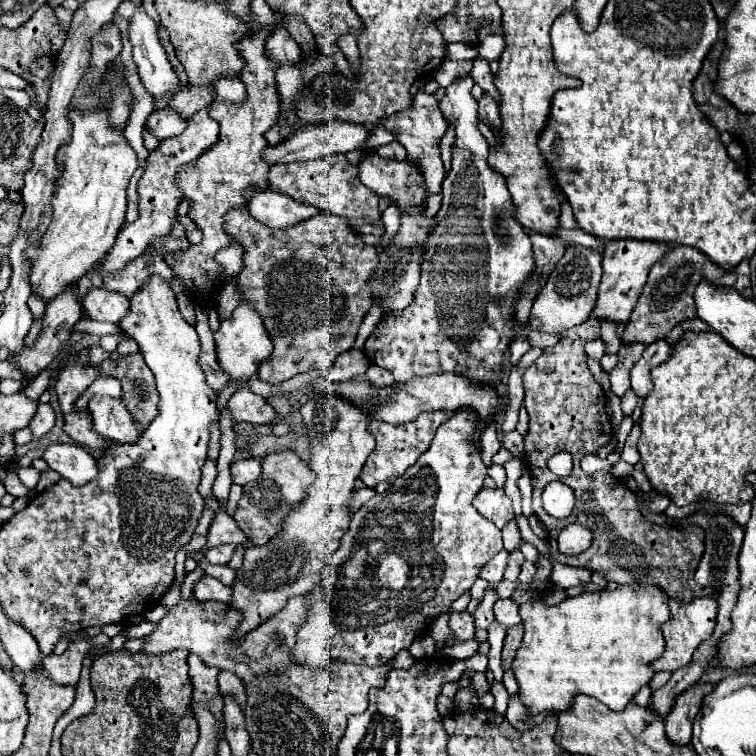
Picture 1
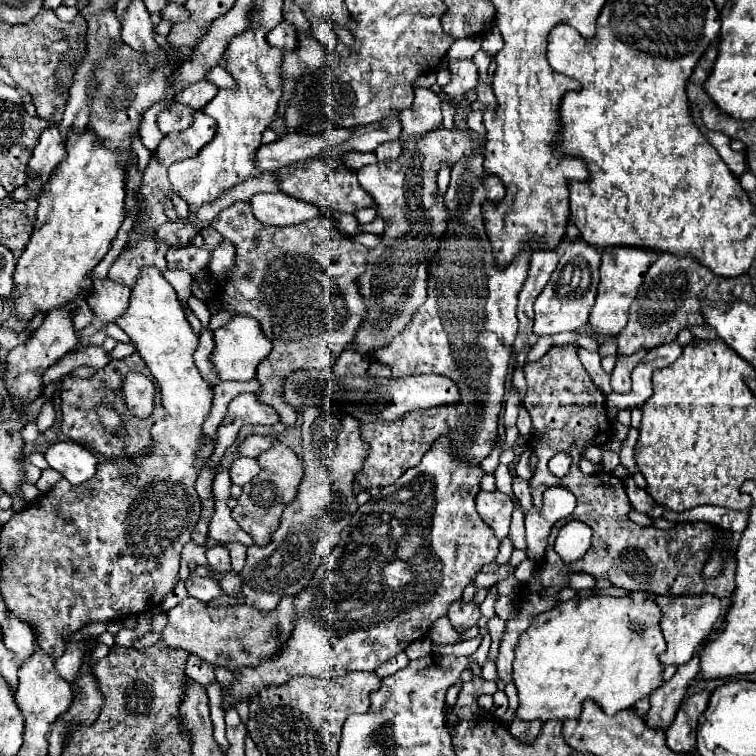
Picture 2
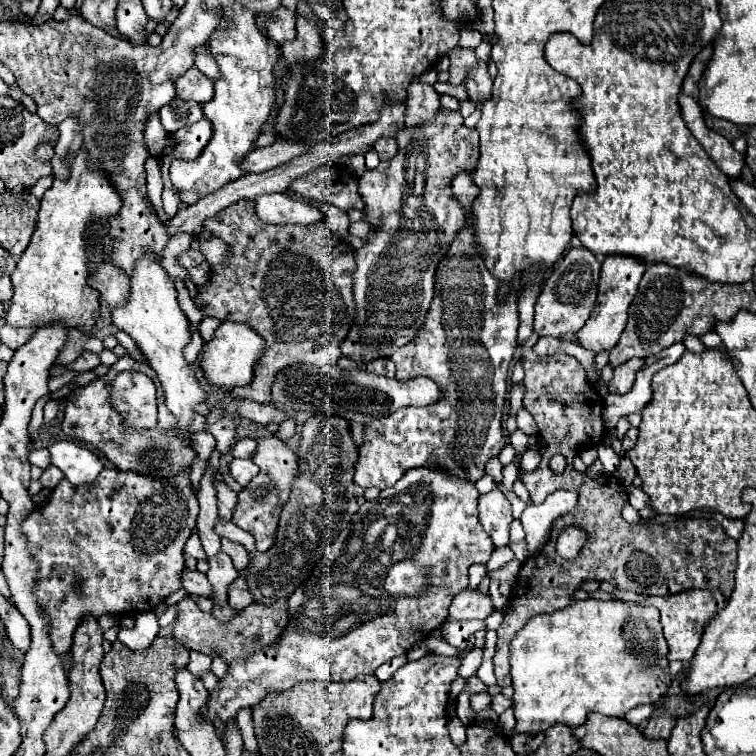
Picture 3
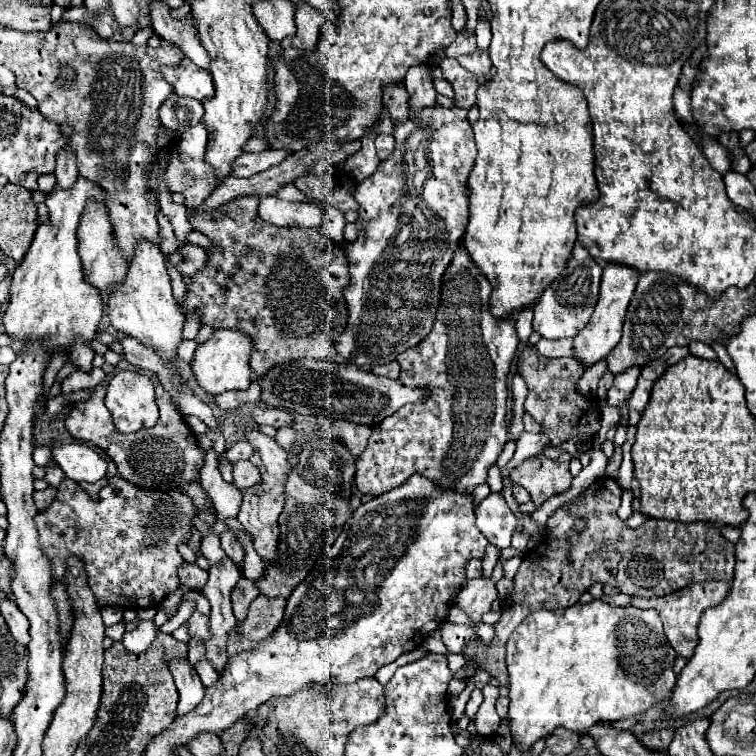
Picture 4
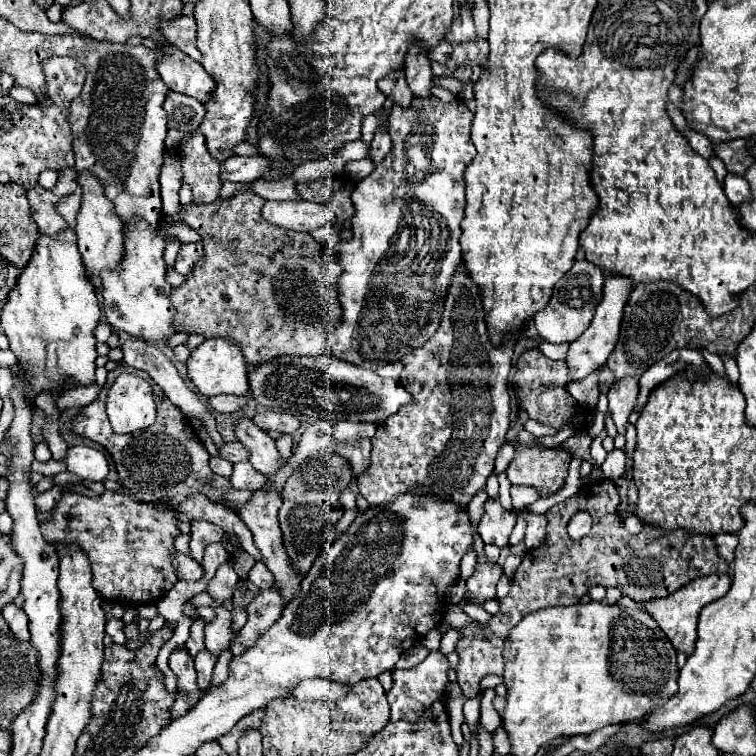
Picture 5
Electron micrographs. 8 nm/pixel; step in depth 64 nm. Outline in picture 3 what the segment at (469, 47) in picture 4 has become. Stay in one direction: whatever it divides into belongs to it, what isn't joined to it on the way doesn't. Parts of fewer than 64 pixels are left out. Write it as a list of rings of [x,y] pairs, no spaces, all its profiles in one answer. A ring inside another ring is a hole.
[[[456,46],[448,52],[448,58],[450,58],[450,82],[456,86],[464,84],[464,80],[468,76],[468,68],[476,66],[476,62],[478,62],[474,48]]]

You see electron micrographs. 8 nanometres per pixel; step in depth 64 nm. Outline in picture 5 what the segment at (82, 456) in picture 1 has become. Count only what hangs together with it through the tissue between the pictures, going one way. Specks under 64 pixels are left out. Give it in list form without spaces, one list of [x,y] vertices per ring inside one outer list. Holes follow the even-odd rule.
[[[72,446],[68,448],[66,454],[66,466],[68,472],[76,474],[80,480],[90,480],[90,482],[102,482],[108,474],[108,460],[106,456],[90,446]]]

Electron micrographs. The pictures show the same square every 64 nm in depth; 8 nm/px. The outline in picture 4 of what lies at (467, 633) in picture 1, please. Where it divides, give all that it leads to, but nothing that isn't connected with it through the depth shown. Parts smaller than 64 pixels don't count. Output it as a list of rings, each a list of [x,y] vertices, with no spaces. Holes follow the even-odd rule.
[[[476,578],[476,580],[468,580],[466,586],[462,586],[462,590],[458,592],[458,606],[468,614],[474,616],[474,620],[480,620],[482,614],[486,614],[490,610],[490,604],[498,598],[496,586],[492,582],[492,578]]]

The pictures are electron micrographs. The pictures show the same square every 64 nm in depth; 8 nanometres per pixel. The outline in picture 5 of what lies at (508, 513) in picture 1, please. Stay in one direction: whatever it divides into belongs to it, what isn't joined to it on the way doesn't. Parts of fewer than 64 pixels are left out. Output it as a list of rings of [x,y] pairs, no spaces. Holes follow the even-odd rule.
[[[498,500],[486,502],[486,512],[478,524],[478,532],[484,544],[494,544],[498,548],[508,544],[508,536],[516,524],[516,516],[508,514]]]

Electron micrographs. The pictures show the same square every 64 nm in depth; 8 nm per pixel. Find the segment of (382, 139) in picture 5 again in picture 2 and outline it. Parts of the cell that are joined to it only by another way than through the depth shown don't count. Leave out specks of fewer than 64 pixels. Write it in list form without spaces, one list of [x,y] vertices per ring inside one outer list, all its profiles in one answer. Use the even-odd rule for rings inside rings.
[[[394,140],[394,142],[384,142],[376,148],[376,156],[380,162],[386,162],[386,160],[396,160],[398,156],[402,154],[402,144],[400,140]]]

